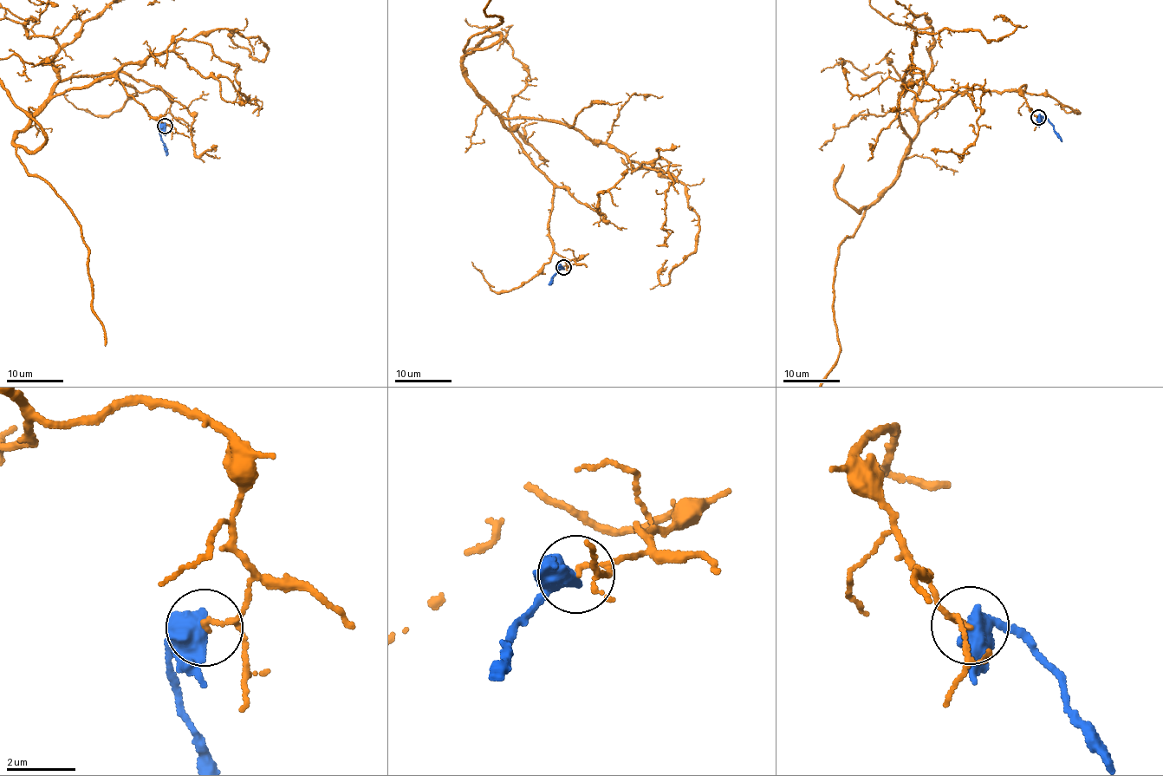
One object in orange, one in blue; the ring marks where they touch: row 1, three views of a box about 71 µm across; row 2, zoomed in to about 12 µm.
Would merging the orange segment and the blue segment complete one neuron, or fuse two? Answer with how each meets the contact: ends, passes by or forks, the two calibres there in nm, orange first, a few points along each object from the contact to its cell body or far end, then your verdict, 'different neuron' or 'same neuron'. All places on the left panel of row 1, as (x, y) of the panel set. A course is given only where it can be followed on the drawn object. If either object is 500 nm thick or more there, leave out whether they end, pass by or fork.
120/550 nm | blue via (165, 126), (159, 129), (166, 156) | different neuron

